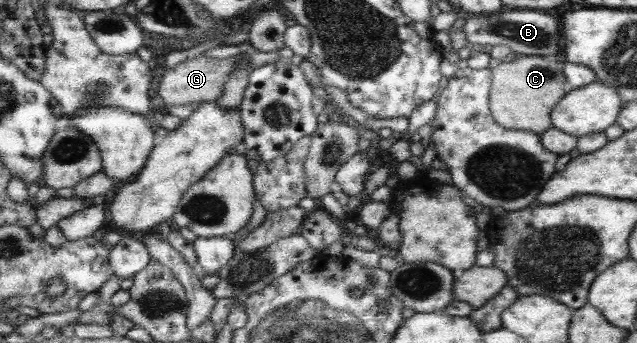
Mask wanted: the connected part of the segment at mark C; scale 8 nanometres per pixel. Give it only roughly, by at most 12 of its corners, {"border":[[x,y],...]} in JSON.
{"border":[[558,55],[491,67],[490,108],[507,129],[540,135],[570,92]]}

